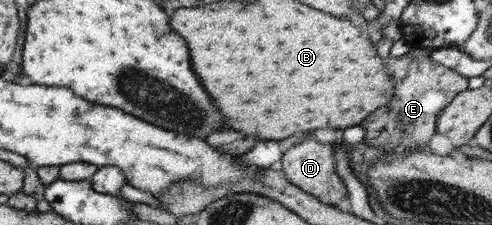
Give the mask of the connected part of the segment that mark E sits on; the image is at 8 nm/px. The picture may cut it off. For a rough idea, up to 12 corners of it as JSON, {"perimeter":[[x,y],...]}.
{"perimeter":[[386,57],[394,82],[363,142],[427,146],[467,78],[427,59]]}

